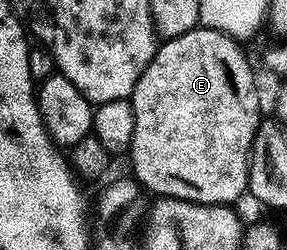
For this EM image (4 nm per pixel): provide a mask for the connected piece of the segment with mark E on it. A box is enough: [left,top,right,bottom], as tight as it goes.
[128,26,264,205]

